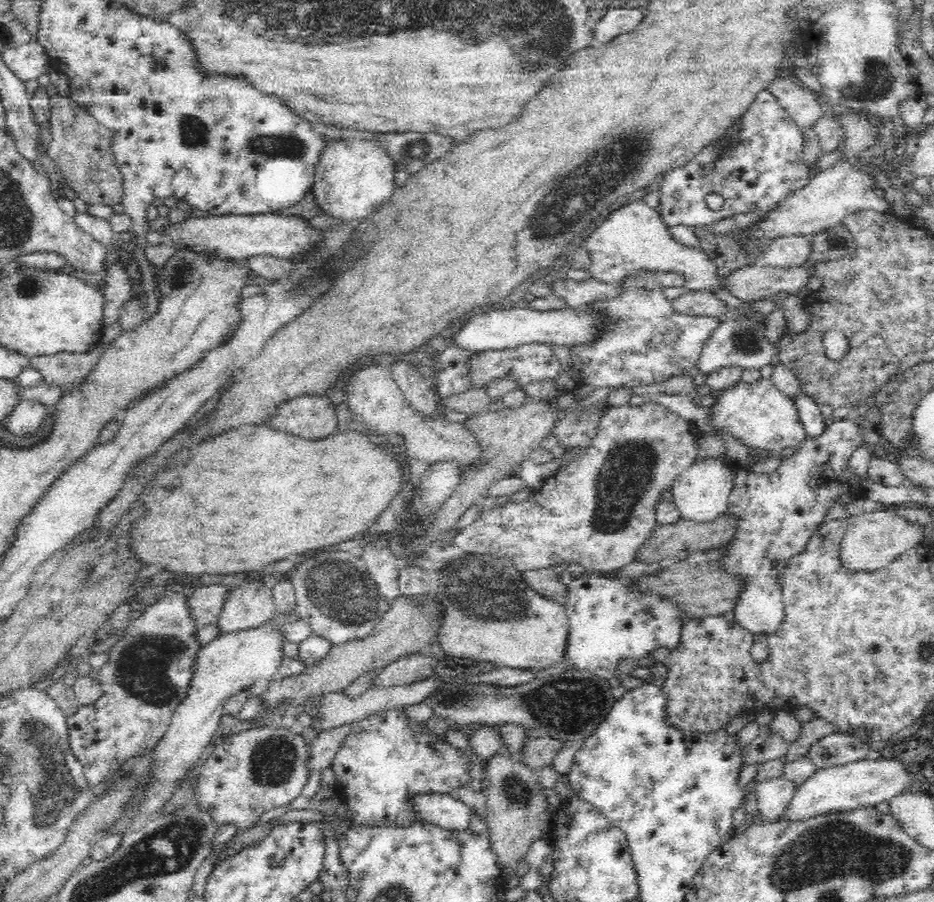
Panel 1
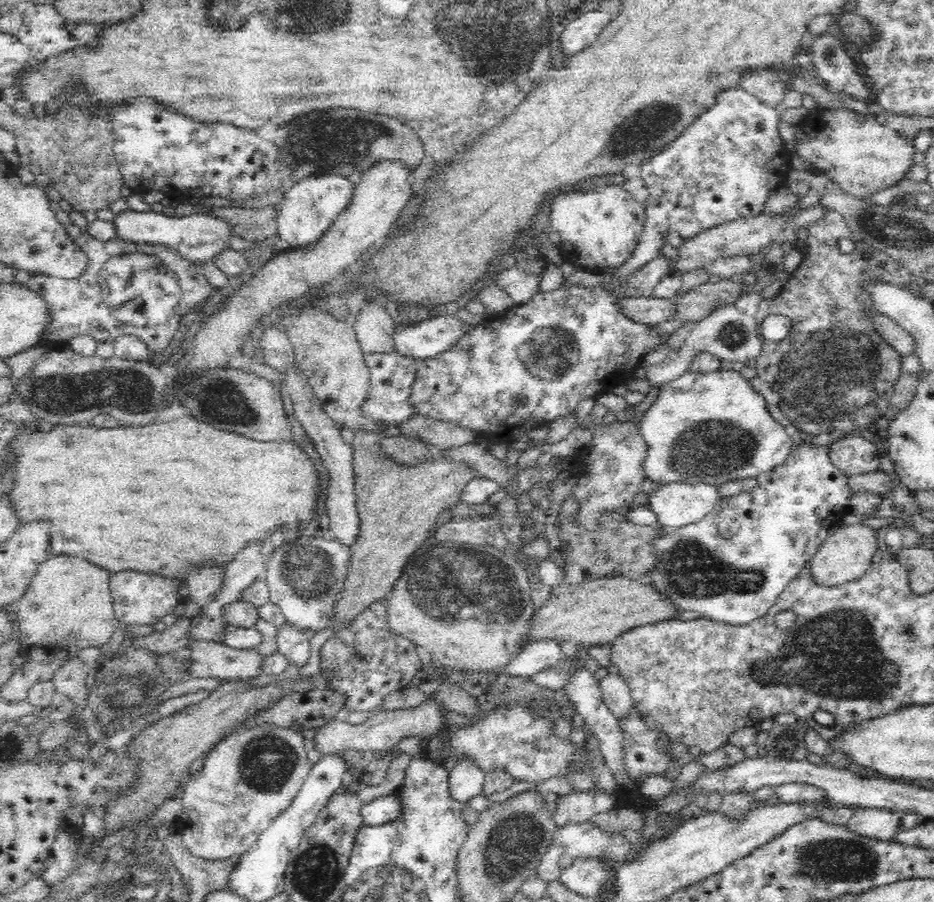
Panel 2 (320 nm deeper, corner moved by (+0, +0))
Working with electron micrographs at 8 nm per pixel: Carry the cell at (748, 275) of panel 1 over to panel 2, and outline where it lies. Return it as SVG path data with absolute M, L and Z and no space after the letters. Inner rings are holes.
M712 278L706 284L693 286L688 292L676 297L678 310L676 310L674 320L680 320L680 322L686 322L687 324L692 325L701 318L704 318L707 314L710 314L714 309L731 305L744 294L744 284L740 279Z

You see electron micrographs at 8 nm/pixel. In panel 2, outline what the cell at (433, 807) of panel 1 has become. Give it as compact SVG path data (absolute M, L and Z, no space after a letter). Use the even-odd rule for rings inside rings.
M398 791L388 794L388 796L380 795L379 798L363 805L360 812L364 825L394 822L394 820L402 818L402 814L404 814L404 801L398 795Z

